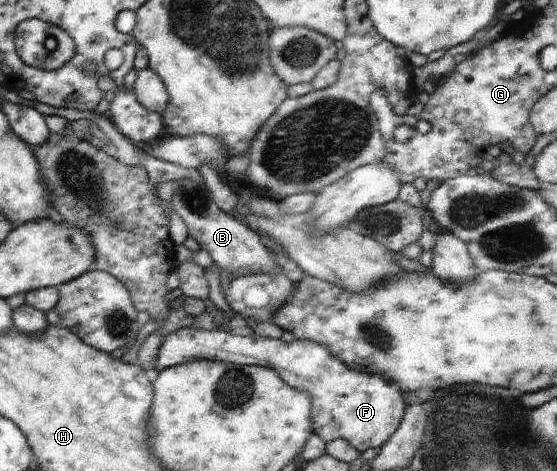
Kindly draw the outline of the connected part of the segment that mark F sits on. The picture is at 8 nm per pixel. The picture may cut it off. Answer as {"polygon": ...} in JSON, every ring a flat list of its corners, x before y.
{"polygon":[[219,327,214,330,180,328,162,338,156,355,154,374,168,367,194,360,270,368,292,389,306,391,312,401,312,431,328,443,334,439,348,441,360,453,381,448,396,433,407,404,403,392,393,381,382,375,368,375,366,371,350,369,336,359,327,347,310,340,295,338,290,343,268,339,257,334,240,336]]}

